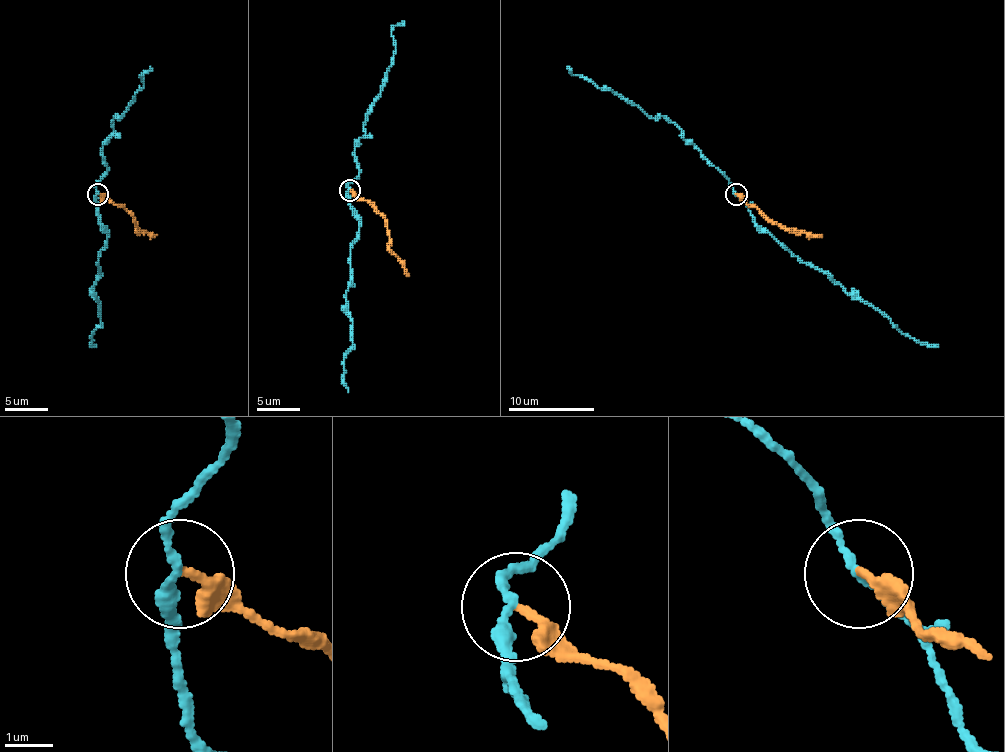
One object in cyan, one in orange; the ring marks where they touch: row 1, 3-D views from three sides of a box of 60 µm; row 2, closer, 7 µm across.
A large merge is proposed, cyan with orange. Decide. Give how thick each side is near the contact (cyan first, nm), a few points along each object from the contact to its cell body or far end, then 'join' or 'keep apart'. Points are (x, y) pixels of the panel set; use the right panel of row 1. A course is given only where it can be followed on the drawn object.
200/220 nm | cyan via (735, 194), (759, 226), (796, 256), (826, 271), (839, 284), (871, 304), (903, 334), (938, 347) | orange via (735, 194), (765, 217), (822, 235) | keep apart

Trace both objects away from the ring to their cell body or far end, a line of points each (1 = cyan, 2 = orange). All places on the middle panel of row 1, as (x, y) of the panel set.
1: (350, 189), (359, 235), (346, 293), (352, 325), (352, 349), (344, 357), (348, 392)
2: (350, 189), (385, 219), (389, 250), (408, 276)

